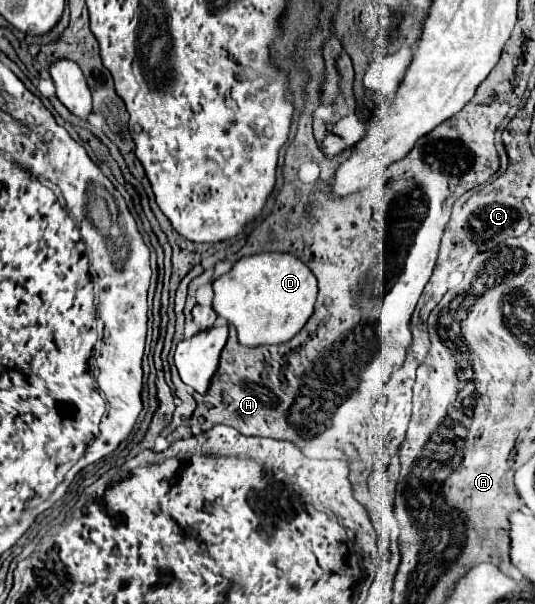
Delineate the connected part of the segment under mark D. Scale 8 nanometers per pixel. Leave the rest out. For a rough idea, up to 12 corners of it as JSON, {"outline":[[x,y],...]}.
{"outline":[[290,253],[242,257],[214,311],[244,347],[290,341],[318,285]]}

